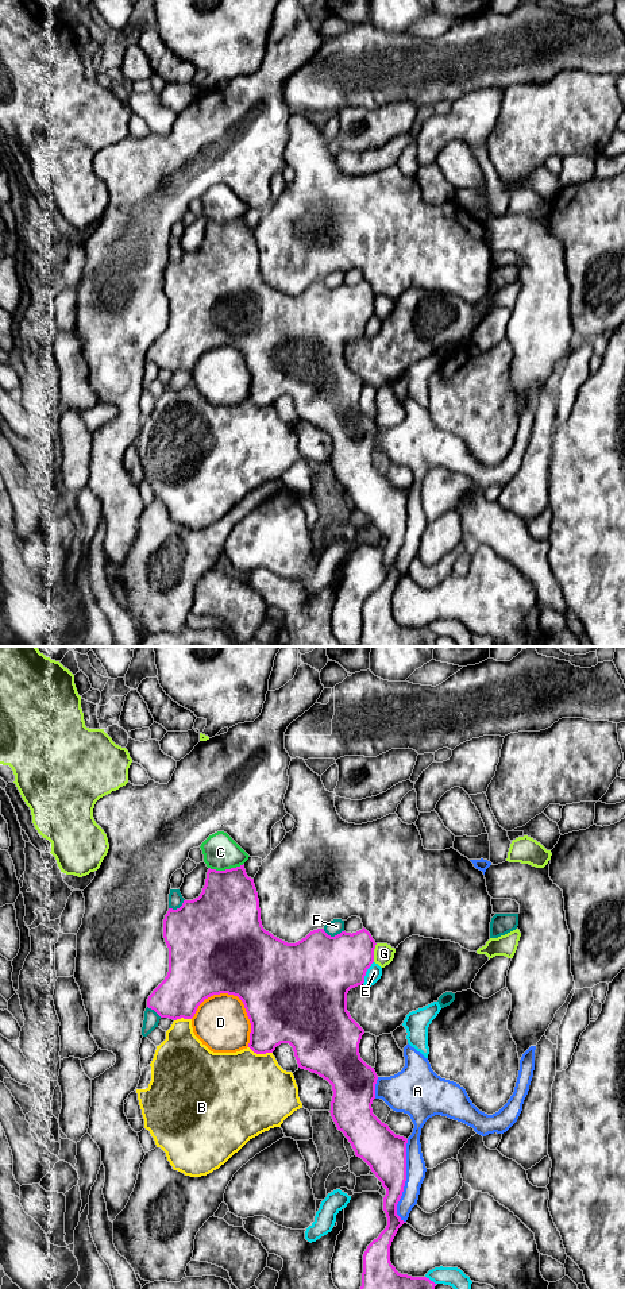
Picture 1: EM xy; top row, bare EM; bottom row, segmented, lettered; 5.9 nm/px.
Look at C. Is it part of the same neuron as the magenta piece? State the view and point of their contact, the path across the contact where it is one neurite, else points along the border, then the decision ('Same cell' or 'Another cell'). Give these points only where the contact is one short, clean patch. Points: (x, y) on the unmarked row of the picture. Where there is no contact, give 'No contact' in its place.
Touches magenta at xy (226, 222). Same cell

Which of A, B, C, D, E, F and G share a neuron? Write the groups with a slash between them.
A / B / C / D / E / F / G

